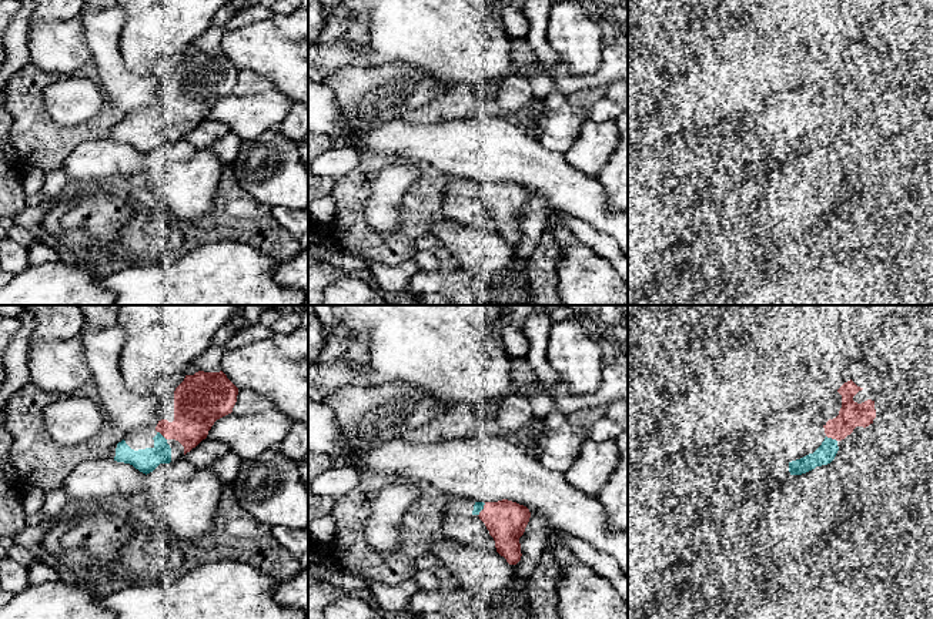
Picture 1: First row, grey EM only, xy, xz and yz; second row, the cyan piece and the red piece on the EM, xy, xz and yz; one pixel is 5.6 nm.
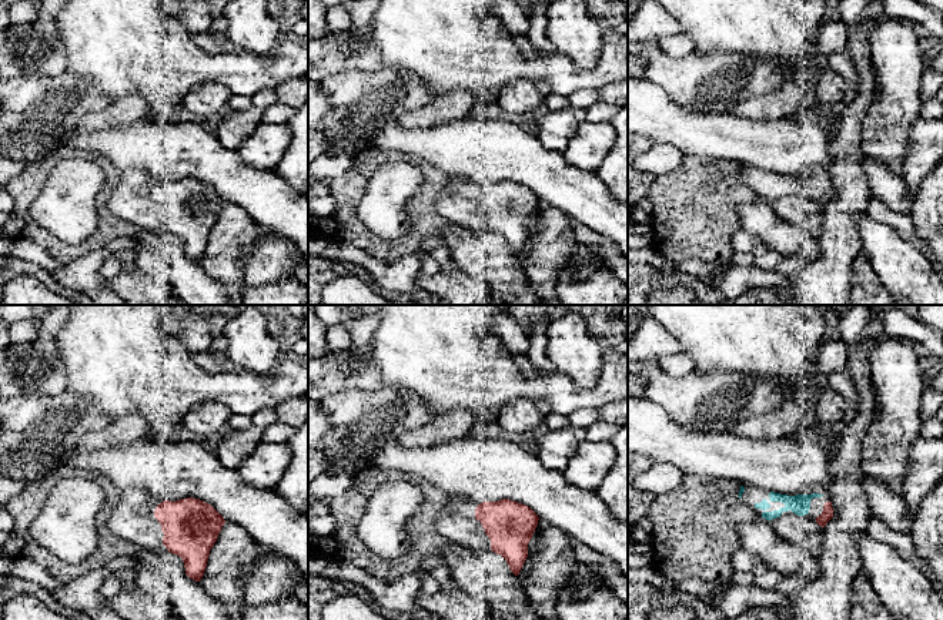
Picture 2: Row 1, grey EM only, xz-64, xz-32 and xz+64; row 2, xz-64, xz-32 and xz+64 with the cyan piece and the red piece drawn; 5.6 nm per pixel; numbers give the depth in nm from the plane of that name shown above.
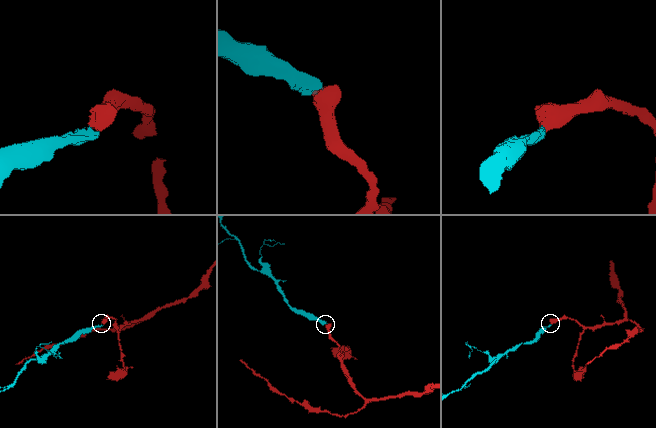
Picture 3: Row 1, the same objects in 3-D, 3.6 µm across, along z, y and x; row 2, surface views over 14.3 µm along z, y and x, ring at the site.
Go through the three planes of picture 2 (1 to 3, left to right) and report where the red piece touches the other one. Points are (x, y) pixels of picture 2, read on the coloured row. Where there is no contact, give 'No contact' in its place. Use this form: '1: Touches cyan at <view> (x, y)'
1: No contact
2: No contact
3: No contact

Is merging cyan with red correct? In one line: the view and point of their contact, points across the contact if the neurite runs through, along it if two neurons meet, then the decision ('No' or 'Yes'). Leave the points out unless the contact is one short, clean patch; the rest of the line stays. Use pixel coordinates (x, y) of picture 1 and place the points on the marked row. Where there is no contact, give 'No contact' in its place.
Touches cyan at yz (830, 438). Yes

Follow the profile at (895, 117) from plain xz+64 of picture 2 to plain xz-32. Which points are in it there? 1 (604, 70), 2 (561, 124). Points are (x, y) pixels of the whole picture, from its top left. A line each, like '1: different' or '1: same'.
1: different
2: same

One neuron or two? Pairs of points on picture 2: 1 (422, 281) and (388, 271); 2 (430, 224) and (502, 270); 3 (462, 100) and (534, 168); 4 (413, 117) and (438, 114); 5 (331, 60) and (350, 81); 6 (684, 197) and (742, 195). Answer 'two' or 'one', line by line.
1: one
2: two
3: two
4: one
5: two
6: one

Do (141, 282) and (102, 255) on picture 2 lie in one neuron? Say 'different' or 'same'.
same

